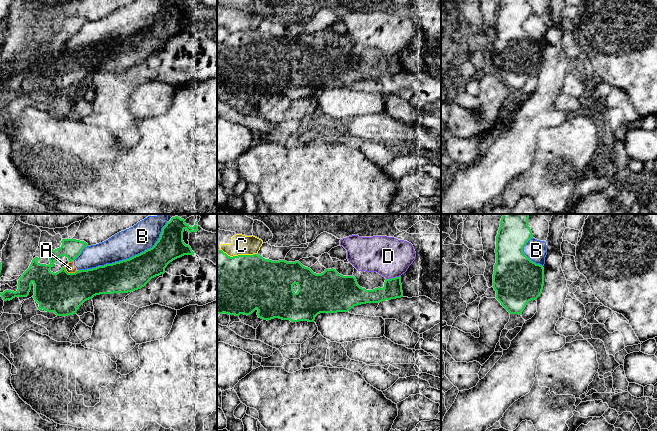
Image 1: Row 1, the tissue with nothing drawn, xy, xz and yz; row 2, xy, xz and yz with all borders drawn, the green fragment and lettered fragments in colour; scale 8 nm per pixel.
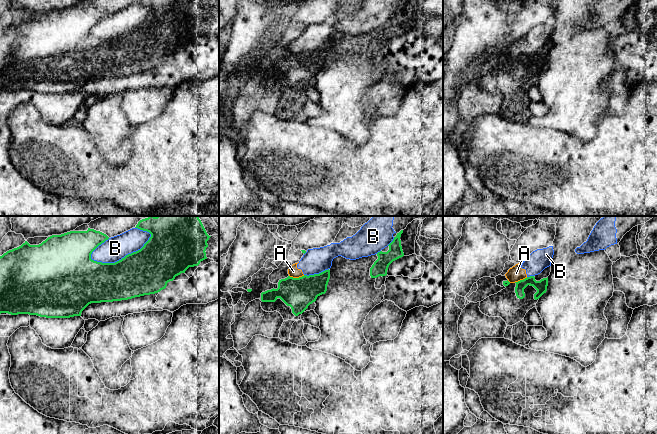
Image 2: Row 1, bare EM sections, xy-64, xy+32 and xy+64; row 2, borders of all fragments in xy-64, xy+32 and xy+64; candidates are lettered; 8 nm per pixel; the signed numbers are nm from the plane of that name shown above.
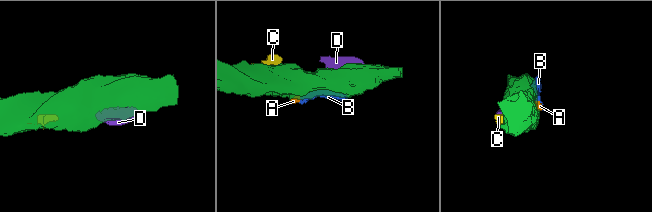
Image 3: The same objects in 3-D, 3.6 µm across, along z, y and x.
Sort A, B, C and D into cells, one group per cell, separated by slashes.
A B / C D

